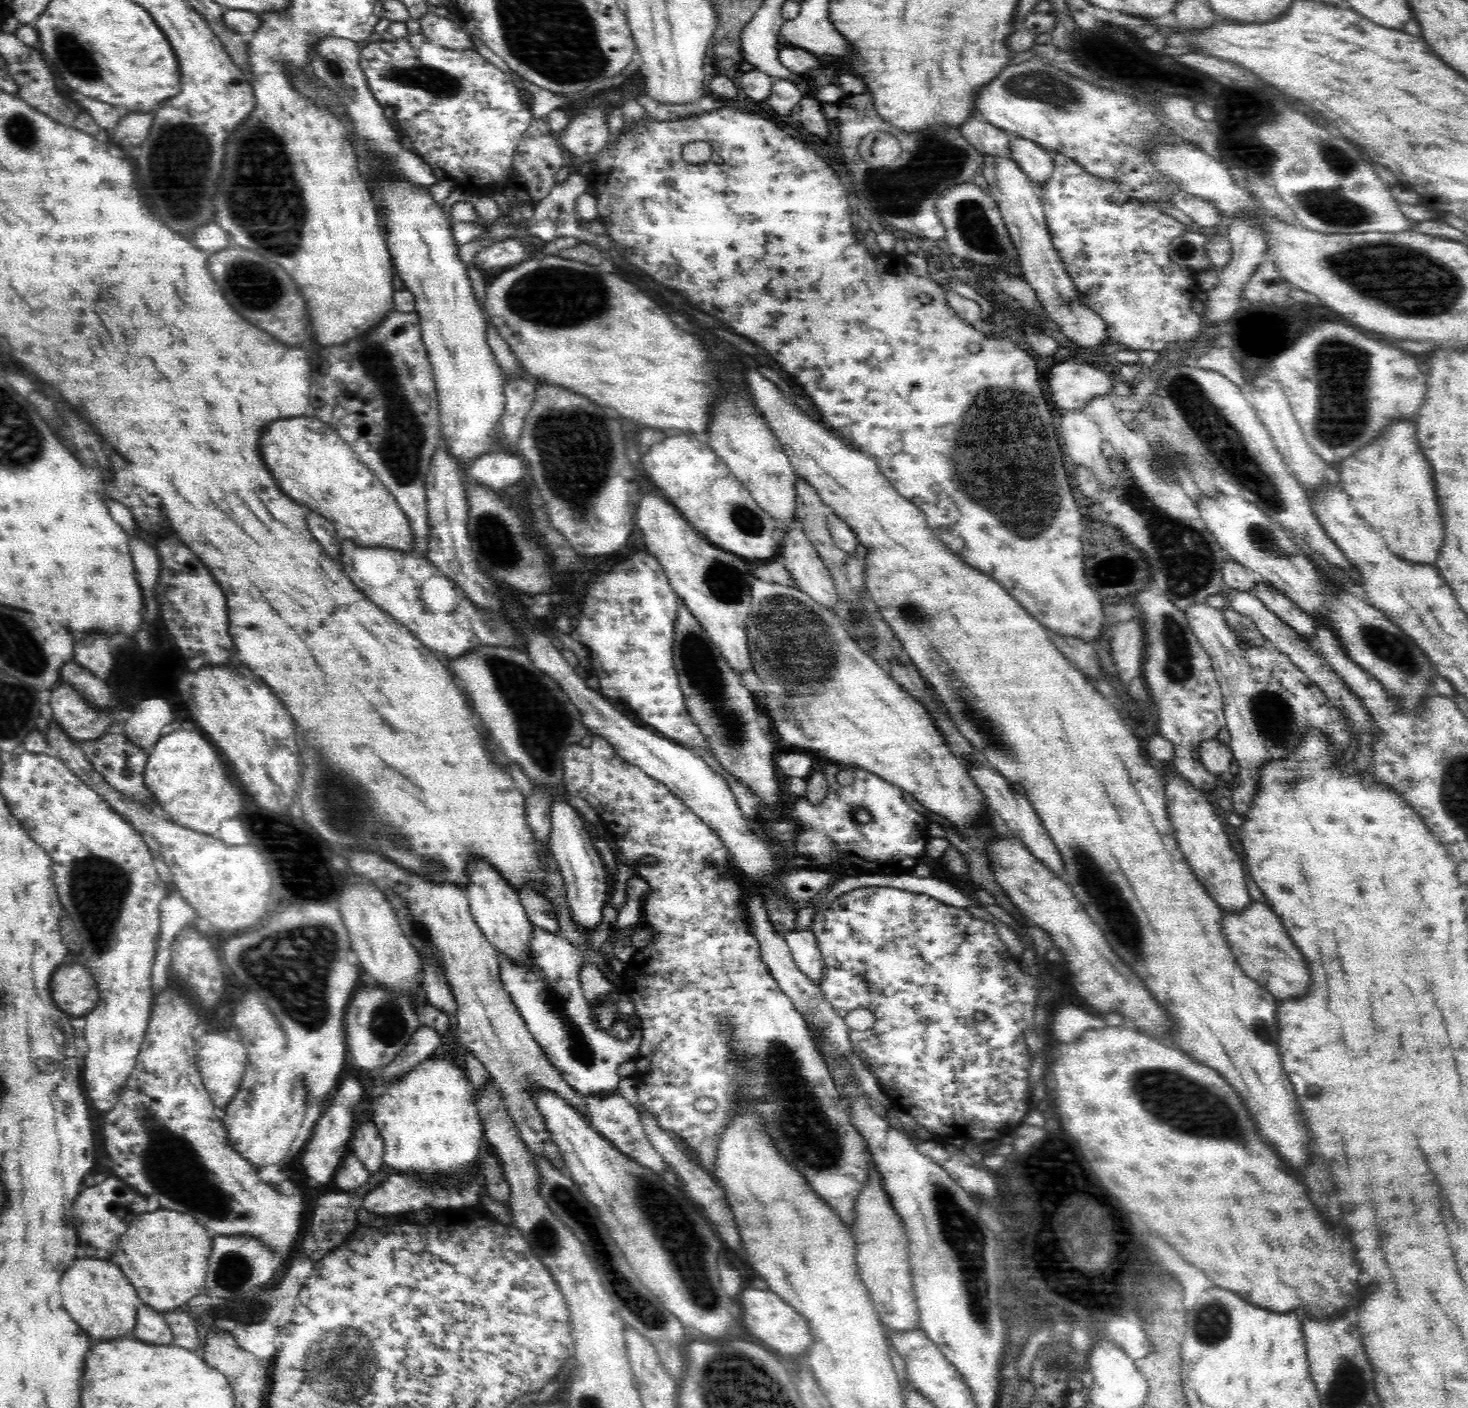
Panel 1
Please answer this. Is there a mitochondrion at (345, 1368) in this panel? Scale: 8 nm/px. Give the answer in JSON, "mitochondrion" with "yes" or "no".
{"mitochondrion":"yes"}

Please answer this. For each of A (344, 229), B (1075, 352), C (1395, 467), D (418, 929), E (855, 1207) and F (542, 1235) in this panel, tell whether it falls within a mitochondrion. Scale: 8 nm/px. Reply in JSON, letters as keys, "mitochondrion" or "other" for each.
{"A":"other","B":"other","C":"other","D":"mitochondrion","E":"other","F":"mitochondrion"}

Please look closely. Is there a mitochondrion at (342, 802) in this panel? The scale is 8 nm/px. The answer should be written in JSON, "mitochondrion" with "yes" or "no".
{"mitochondrion":"yes"}

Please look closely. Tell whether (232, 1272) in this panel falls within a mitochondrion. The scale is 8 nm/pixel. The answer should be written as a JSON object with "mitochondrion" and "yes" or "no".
{"mitochondrion":"yes"}

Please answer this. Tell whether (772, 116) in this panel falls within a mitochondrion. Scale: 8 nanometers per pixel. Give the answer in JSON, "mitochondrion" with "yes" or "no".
{"mitochondrion":"no"}

